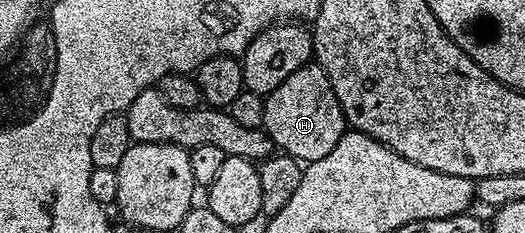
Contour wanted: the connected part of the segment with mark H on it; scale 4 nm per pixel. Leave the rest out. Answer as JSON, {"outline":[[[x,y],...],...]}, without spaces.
{"outline":[[[306,65],[295,69],[279,89],[264,96],[263,129],[271,137],[278,152],[290,155],[292,159],[308,165],[327,157],[335,145],[339,145],[347,130],[345,114],[331,89],[327,73],[316,65]]]}

